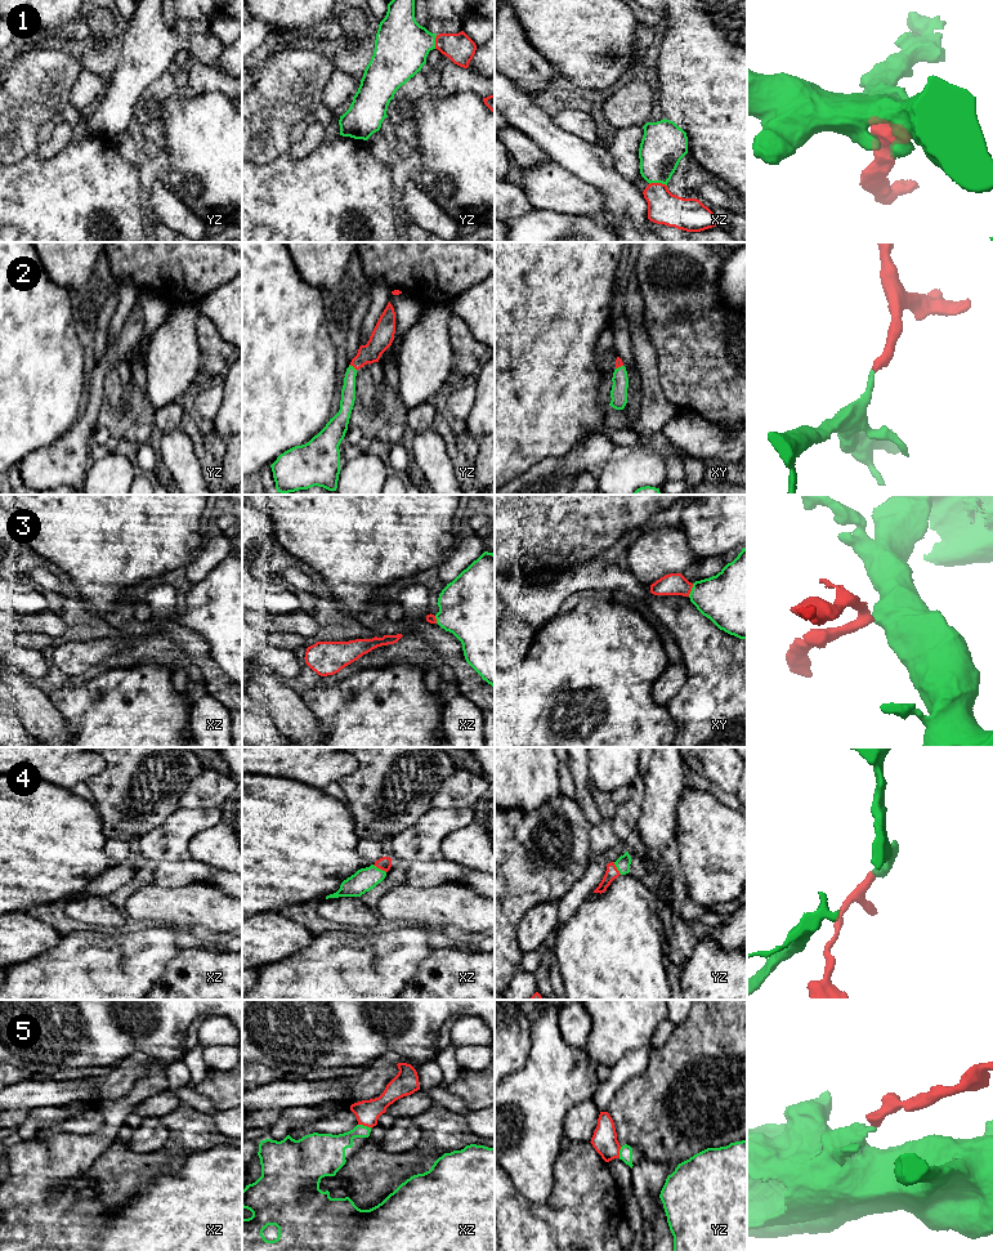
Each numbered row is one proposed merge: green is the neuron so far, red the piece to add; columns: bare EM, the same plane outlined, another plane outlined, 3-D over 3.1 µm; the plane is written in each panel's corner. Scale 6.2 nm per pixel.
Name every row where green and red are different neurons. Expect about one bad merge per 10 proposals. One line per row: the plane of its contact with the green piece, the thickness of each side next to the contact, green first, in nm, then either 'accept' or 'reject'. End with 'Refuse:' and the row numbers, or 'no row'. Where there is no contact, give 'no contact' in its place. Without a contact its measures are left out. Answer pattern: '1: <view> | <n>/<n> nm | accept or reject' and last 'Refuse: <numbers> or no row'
1: xz | 280/200 nm | accept
2: yz | 100/140 nm | accept
3: xy | 360/140 nm | accept
4: xz | 150/90 nm | accept
5: xz | 180/160 nm | accept
Refuse: no row

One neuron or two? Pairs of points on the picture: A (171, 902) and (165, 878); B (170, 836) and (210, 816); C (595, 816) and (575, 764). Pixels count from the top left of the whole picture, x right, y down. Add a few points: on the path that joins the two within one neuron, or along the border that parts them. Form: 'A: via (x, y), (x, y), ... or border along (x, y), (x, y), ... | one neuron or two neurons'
A: border along (197, 881), (177, 887), (157, 887), (153, 884) | two neurons
B: via (180, 827), (200, 820) | one neuron
C: via (586, 803), (581, 777) | one neuron

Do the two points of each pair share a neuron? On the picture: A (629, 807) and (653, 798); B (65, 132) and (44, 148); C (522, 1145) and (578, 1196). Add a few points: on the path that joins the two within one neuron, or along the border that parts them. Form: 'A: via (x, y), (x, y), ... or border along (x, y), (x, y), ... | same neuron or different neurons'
A: border along (644, 787), (644, 800), (636, 826) | different neurons
B: via (59, 137), (49, 147) | same neuron
C: border along (560, 1151), (554, 1167), (553, 1193), (545, 1202) | different neurons

